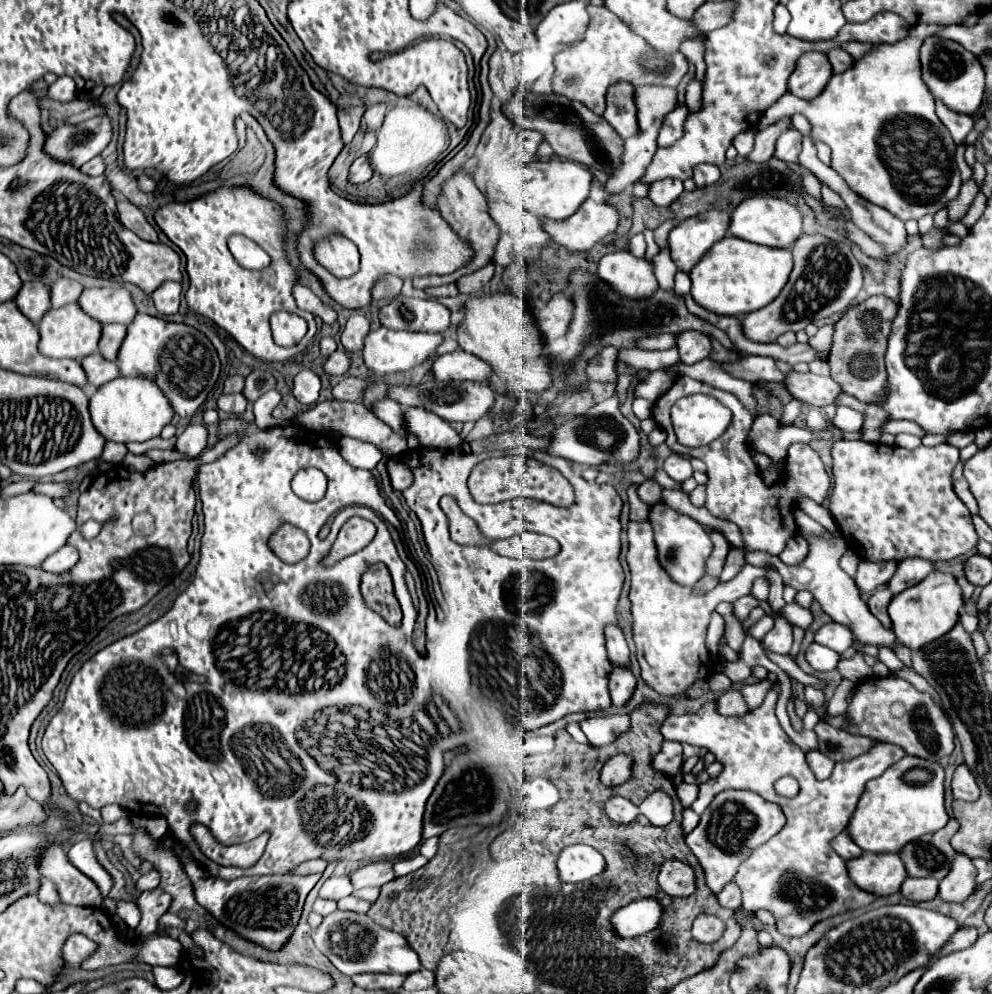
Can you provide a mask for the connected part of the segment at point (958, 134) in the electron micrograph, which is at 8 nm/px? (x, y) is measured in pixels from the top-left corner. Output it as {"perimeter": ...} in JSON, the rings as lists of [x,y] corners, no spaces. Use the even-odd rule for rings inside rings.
{"perimeter":[[[937,100],[937,116],[939,116],[939,120],[947,126],[947,130],[951,132],[951,136],[953,136],[953,140],[955,140],[957,144],[963,144],[965,136],[969,134],[969,130],[971,130],[973,124],[975,124],[973,118],[961,116],[961,114],[957,114],[957,112],[951,112],[951,110],[945,108],[945,104],[941,104],[939,100]]]}

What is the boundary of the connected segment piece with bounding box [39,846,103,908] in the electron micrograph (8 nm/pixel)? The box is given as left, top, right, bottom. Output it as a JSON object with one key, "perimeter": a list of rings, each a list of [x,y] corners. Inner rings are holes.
{"perimeter":[[[61,846],[47,848],[39,864],[43,876],[55,882],[63,904],[99,908],[103,904],[99,888],[87,876],[81,876],[77,868],[71,868],[71,866],[73,864],[65,860],[65,850]]]}

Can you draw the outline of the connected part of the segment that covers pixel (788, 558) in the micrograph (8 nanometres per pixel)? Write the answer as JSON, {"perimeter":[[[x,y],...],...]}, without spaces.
{"perimeter":[[[793,536],[793,538],[787,542],[785,550],[779,554],[779,560],[781,560],[783,564],[799,564],[799,562],[807,556],[807,552],[809,552],[809,546],[807,546],[805,538]]]}

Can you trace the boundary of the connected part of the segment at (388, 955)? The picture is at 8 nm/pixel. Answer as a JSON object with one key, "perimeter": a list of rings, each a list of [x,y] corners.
{"perimeter":[[[337,910],[325,916],[321,926],[313,930],[311,938],[315,940],[315,946],[333,962],[333,966],[347,976],[361,972],[391,972],[407,976],[423,968],[417,952],[407,944],[401,934],[381,928],[379,924],[369,920],[367,914]]]}

